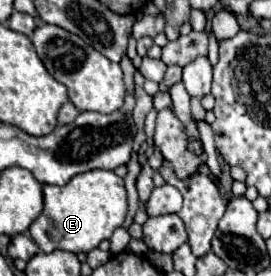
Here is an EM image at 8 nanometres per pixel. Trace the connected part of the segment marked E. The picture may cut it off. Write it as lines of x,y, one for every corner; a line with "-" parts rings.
93,169
81,175
75,175
67,185
45,185
43,187
43,213
31,223
29,233
33,241
45,251
55,249
71,253
89,253
103,239
109,239
117,227
123,225
127,215
127,191
123,179
113,171

